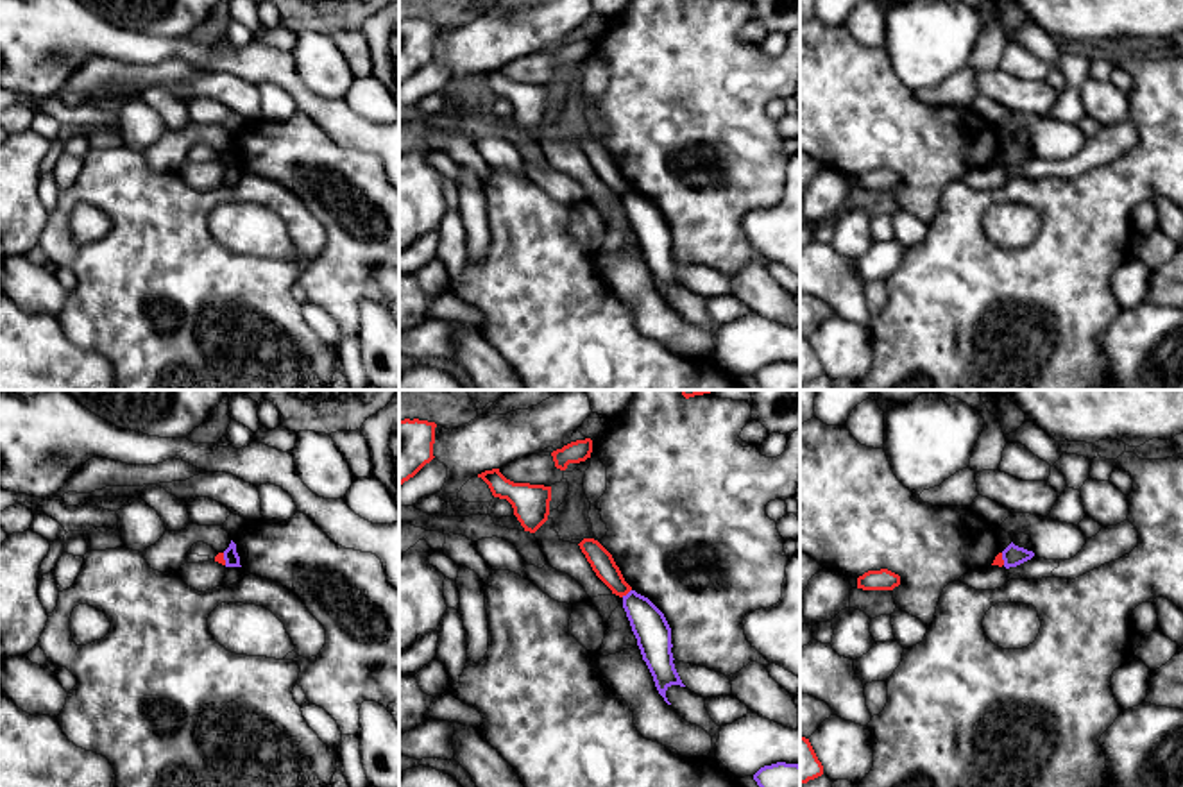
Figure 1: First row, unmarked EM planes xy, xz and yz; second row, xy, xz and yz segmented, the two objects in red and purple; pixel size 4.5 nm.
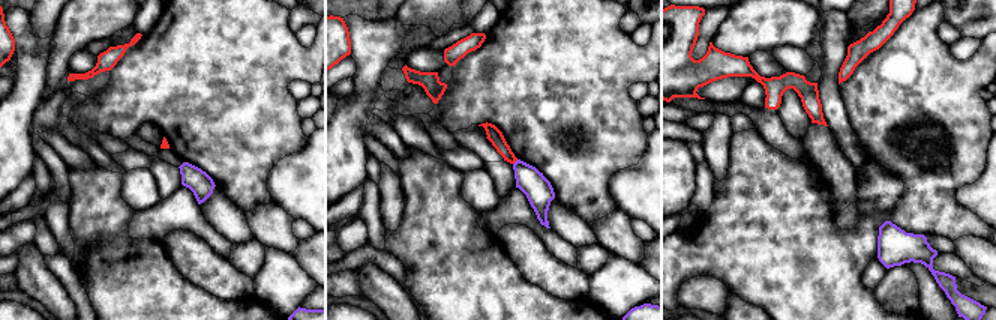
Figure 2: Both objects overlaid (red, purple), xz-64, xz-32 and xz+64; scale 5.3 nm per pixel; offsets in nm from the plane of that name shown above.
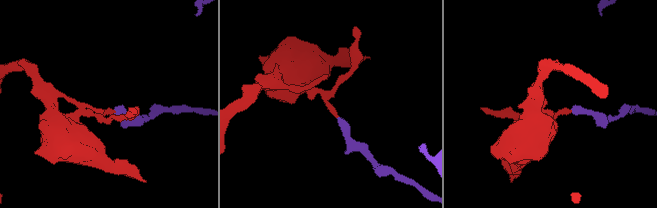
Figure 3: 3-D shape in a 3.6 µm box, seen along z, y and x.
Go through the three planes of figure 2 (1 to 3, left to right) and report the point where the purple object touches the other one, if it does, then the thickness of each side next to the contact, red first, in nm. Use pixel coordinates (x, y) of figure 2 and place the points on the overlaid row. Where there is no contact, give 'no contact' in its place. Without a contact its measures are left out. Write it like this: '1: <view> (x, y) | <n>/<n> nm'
1: no contact
2: xz-32 (515, 161) | 80/150 nm
3: no contact

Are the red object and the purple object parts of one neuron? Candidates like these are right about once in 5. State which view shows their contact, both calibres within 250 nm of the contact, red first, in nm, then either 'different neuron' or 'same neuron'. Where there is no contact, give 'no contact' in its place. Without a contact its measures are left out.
contact in xz; calibres 110 and 160 nm; different neuron

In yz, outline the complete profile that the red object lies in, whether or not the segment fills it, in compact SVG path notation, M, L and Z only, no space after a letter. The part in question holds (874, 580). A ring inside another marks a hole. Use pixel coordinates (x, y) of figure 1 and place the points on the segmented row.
M868 571L857 578L857 588L863 590L893 590L900 585L900 576L888 571Z

